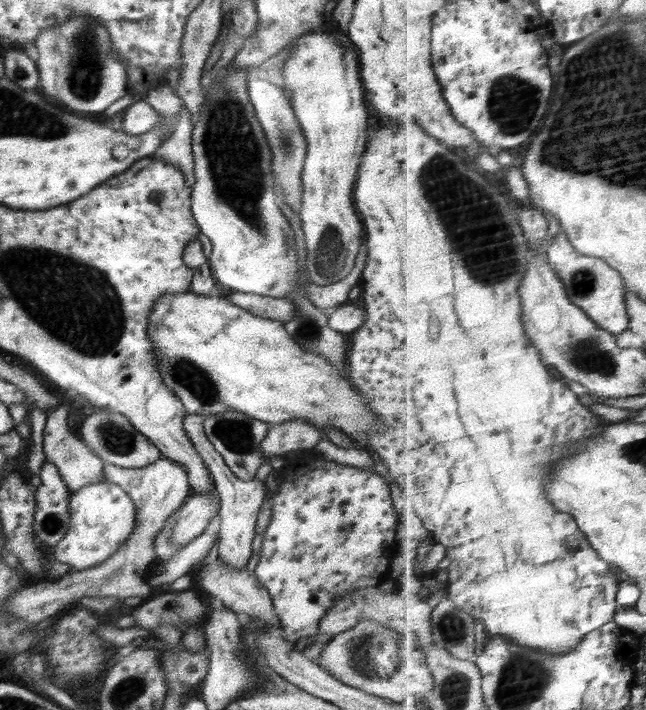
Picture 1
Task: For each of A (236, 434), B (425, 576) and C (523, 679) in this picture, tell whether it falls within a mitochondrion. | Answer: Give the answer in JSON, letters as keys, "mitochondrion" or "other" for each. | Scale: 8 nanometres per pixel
{"A":"mitochondrion","B":"other","C":"mitochondrion"}

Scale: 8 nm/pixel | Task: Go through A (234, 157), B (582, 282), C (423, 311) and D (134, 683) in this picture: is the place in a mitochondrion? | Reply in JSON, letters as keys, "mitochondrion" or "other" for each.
{"A":"mitochondrion","B":"mitochondrion","C":"other","D":"mitochondrion"}

